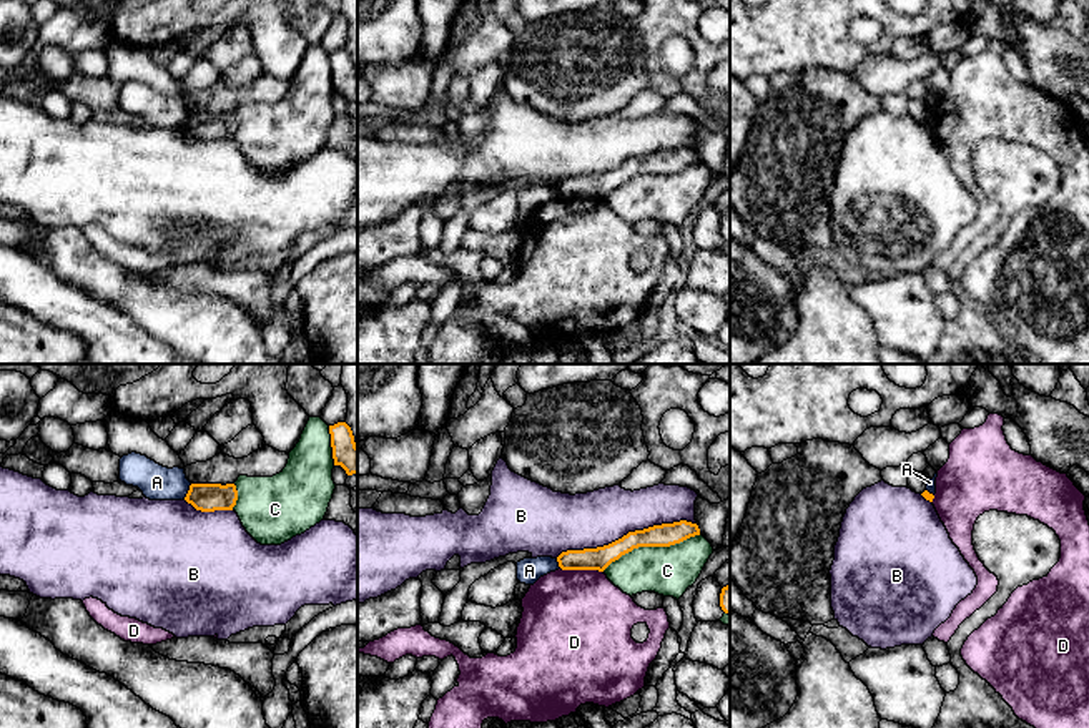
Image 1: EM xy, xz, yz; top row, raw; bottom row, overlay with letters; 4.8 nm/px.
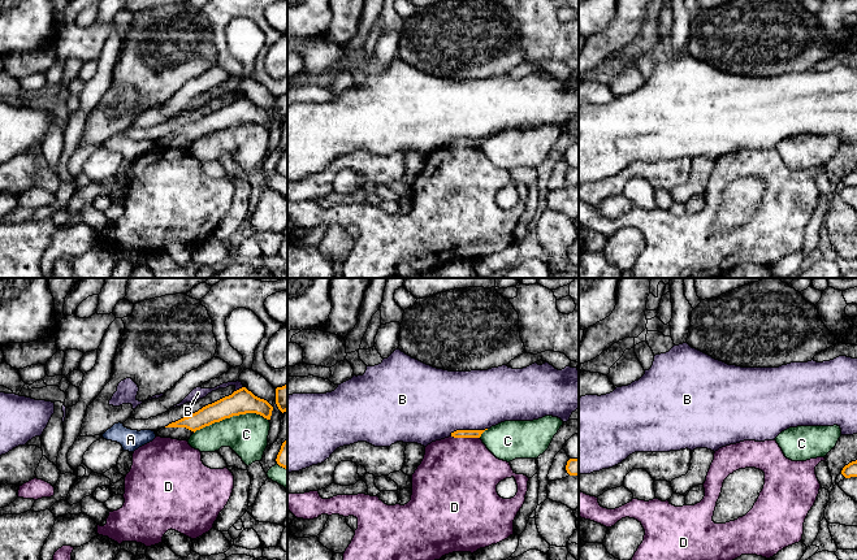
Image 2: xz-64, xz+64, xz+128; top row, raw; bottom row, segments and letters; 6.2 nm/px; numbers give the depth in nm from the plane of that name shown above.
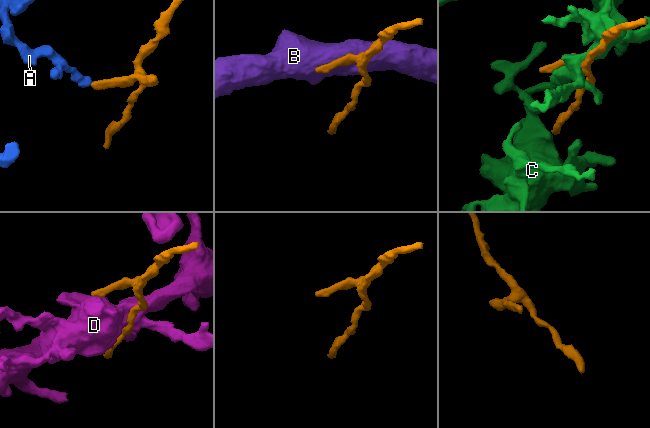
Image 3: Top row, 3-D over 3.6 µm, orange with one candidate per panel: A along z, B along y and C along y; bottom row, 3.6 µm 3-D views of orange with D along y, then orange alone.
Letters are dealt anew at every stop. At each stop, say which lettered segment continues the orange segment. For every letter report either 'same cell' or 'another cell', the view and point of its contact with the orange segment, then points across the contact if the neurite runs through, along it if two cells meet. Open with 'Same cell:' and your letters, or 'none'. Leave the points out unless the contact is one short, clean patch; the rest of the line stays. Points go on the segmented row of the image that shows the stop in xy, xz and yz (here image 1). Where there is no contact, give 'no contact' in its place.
Same cell: none
A: another cell; contact xy (188, 491); border xy (192, 484), (183, 497)
B: another cell; contact xz (627, 534)
C: another cell; contact xz (650, 546)
D: another cell; contact xz (582, 569)

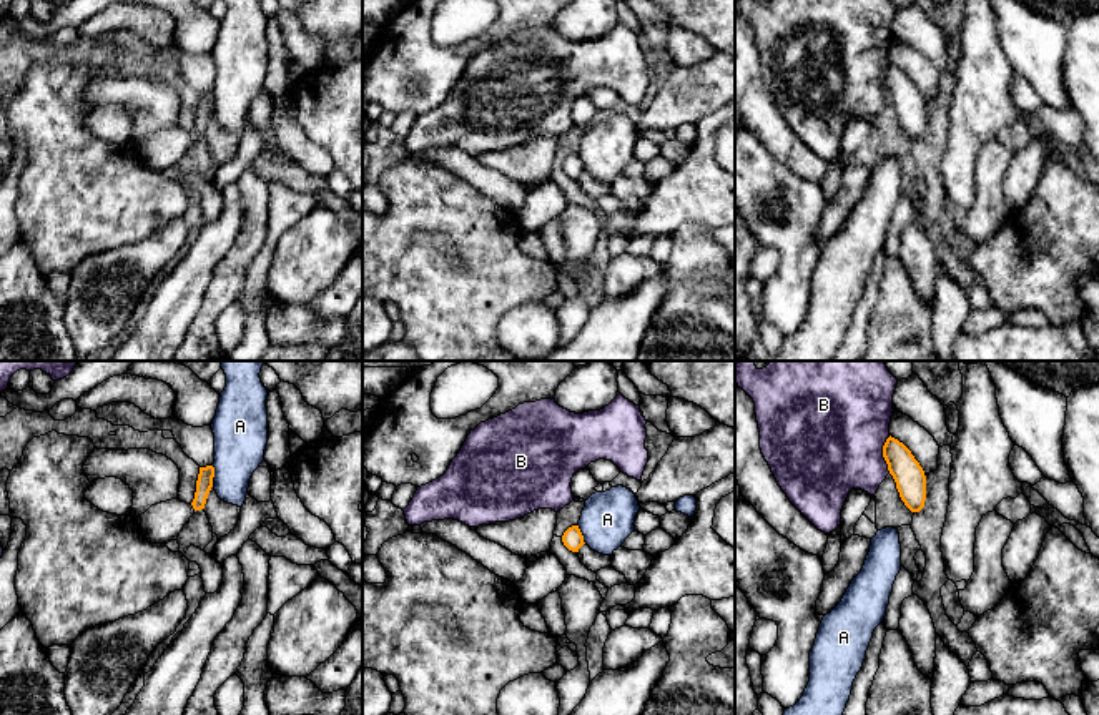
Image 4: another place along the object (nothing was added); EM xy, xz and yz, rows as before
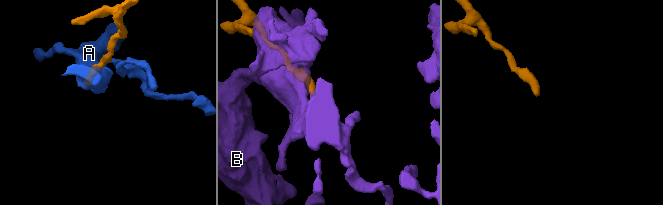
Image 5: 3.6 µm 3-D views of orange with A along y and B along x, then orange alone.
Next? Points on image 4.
Same cell: none
A: another cell; contact xz (581, 534); border xz (577, 526), (586, 542)
B: another cell; contact yz (883, 454)

